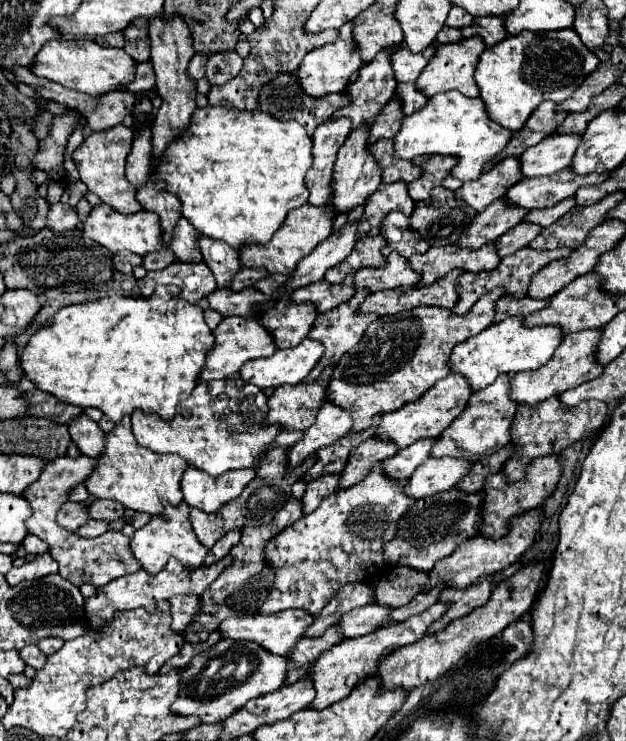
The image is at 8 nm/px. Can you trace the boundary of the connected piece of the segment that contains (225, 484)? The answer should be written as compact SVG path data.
M187 467L181 477L183 501L189 507L197 507L205 513L215 513L225 501L237 497L245 485L255 477L255 469L239 469L233 473L223 473L221 477L205 475L205 471Z

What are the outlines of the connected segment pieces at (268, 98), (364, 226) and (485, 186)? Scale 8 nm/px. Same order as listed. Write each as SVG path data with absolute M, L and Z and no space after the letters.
M281 73L277 77L273 77L259 95L259 109L277 117L279 121L291 121L295 119L297 123L301 123L305 127L305 131L309 133L309 137L315 133L315 129L325 123L341 105L345 105L345 101L349 101L345 97L345 93L335 93L335 95L327 95L327 97L305 97L305 93L301 93L301 87L297 85L297 77L295 73Z
M397 181L391 185L381 183L379 189L365 203L365 211L357 225L357 239L361 239L363 233L369 231L371 227L379 227L383 217L389 215L391 211L401 211L409 217L409 213L413 213L413 209L415 209L415 203L409 197L407 185L403 181Z
M509 157L497 163L489 173L481 175L477 181L463 183L455 191L455 197L463 199L475 211L483 211L491 201L505 197L505 189L509 189L509 185L515 185L521 179L523 175L519 159Z

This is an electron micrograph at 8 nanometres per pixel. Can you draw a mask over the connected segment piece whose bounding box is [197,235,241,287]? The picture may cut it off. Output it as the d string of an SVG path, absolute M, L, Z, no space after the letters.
M197 235L197 245L201 249L203 261L213 271L219 287L229 287L233 275L241 269L239 253L223 241L215 241L207 235Z

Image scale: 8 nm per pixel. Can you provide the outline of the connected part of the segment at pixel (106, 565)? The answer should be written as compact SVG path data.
M57 457L55 461L45 463L39 479L35 483L31 483L21 495L27 499L27 503L33 509L33 515L25 521L25 527L31 535L37 535L39 539L43 539L49 547L51 547L51 555L57 559L59 563L59 575L65 577L67 581L71 581L73 585L81 585L81 583L93 583L95 587L107 585L109 581L127 575L127 573L135 573L137 569L141 569L141 565L137 565L137 559L133 557L131 549L129 549L129 537L125 537L123 533L115 533L115 531L107 531L101 537L95 539L81 539L75 533L61 529L55 523L55 515L57 509L67 501L69 491L77 485L83 483L85 477L89 477L89 473L93 471L97 459L91 457Z

